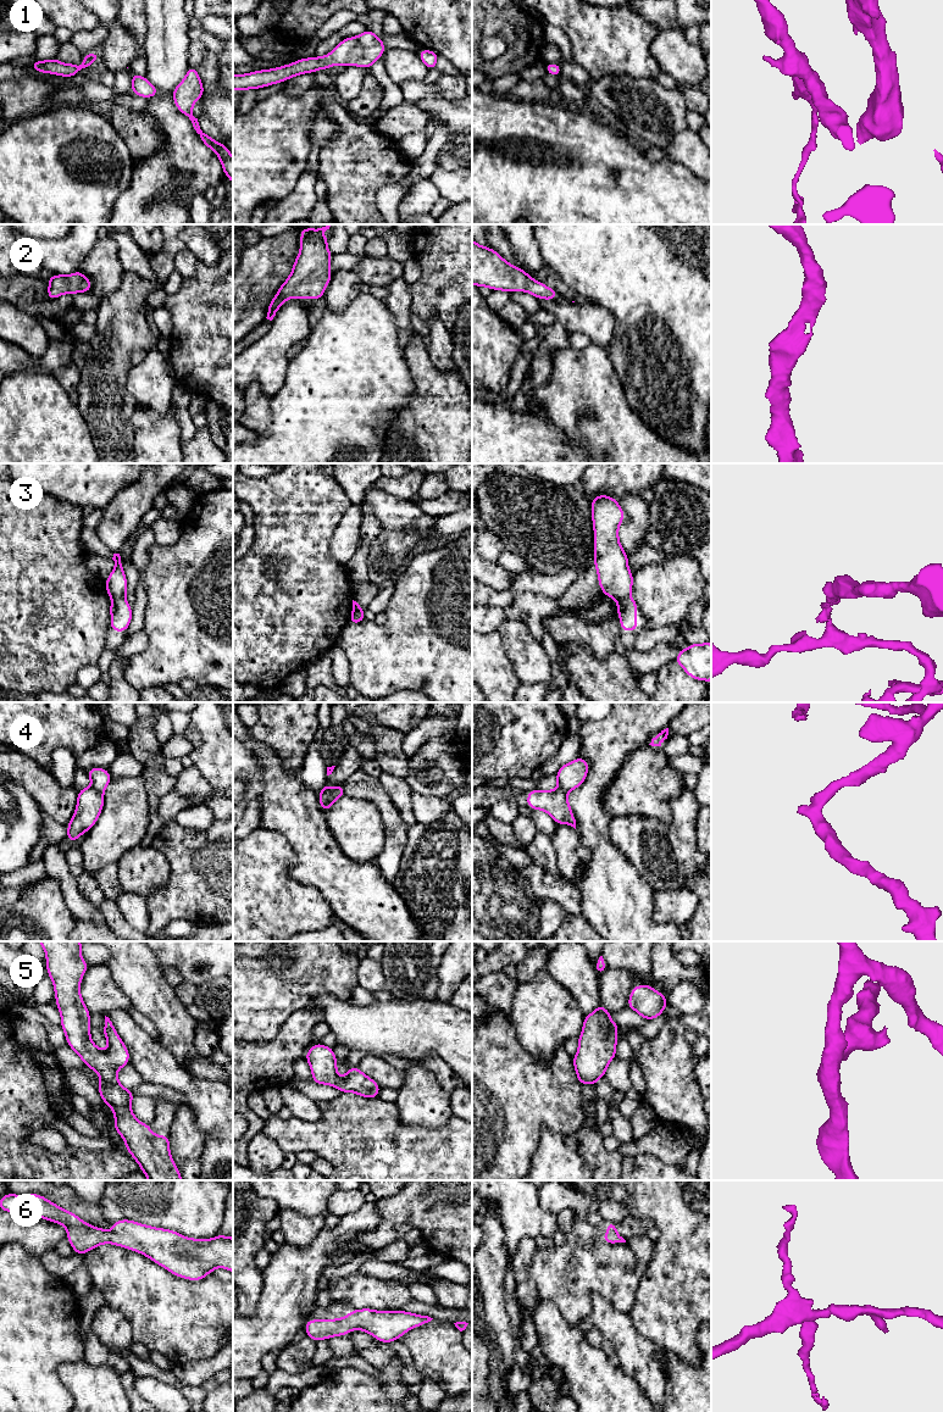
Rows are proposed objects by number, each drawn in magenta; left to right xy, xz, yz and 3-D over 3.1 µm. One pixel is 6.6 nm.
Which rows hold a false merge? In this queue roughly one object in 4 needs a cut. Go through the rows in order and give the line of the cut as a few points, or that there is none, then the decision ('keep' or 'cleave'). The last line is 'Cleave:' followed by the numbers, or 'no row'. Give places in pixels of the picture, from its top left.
1: cut none; keep
2: cut none; keep
3: cut xz (362, 615), (356, 615), (350, 620); cleave
4: cut xz (337, 785), (321, 805); cleave
5: cut none; keep
6: cut none; keep
Cleave: 3, 4

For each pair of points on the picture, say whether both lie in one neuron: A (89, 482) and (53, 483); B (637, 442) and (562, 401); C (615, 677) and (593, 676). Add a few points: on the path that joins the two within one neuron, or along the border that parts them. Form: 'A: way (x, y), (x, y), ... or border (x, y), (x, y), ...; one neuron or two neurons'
A: way (81, 482), (61, 482); one neuron
B: way (617, 422), (581, 384); one neuron
C: way (610, 677), (598, 677); one neuron

